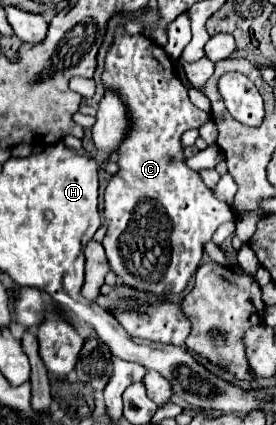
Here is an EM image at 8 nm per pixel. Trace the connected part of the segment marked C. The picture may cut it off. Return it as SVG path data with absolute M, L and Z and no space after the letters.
M122 26L116 30L114 44L106 54L102 80L106 88L114 88L122 94L132 114L132 132L118 148L120 172L108 182L104 192L104 216L108 220L108 232L102 246L106 250L110 268L116 272L122 284L134 286L138 290L154 292L158 296L180 294L202 258L204 242L212 238L220 224L238 220L234 208L216 200L212 190L202 184L198 172L184 164L180 144L182 132L202 126L210 120L210 116L190 102L188 90L178 80L174 64L166 52L158 44L150 42L150 38L144 34L126 36Z

